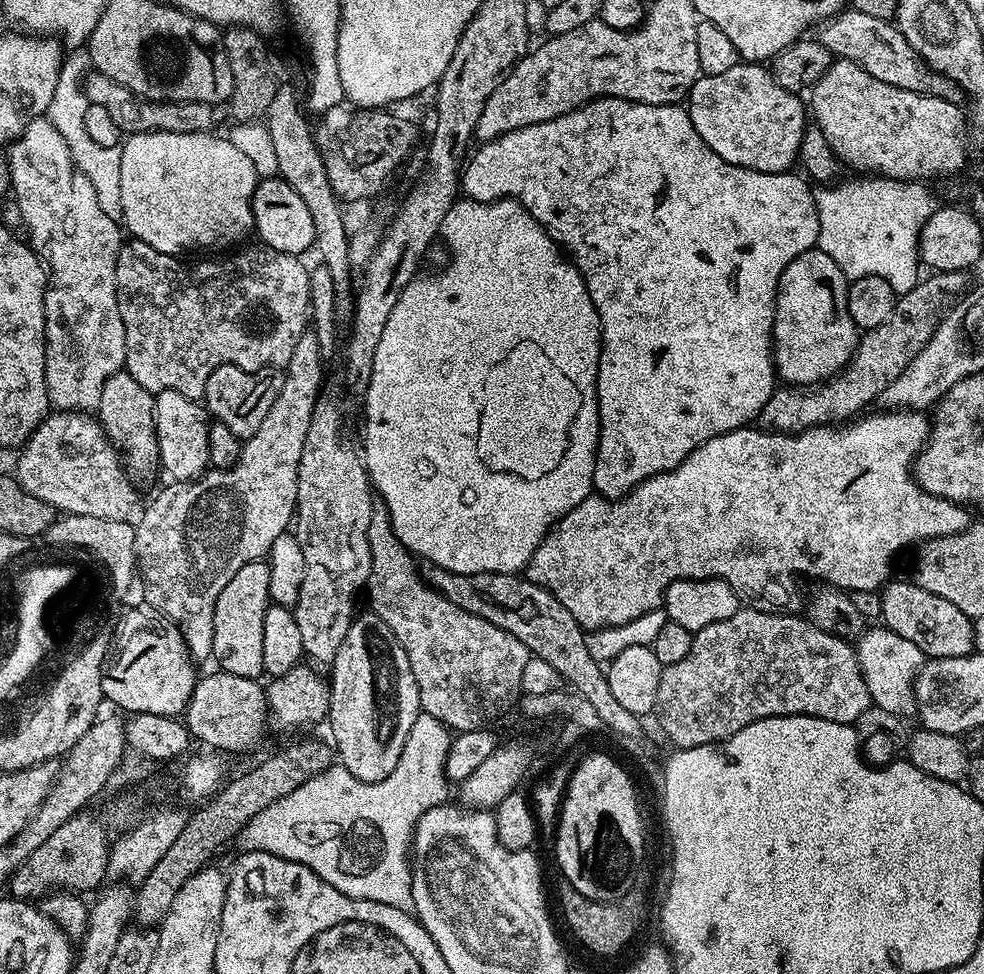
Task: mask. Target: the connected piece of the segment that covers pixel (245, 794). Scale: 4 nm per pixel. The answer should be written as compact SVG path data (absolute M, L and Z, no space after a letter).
M300 740L297 744L288 744L281 752L276 752L273 756L266 757L261 764L254 765L249 772L244 772L241 776L234 777L233 780L231 777L215 796L203 801L197 807L200 809L193 816L189 815L185 819L182 826L182 834L178 834L178 838L174 838L173 844L170 845L170 850L166 850L166 854L162 854L162 858L158 858L158 866L154 866L154 870L150 870L150 874L144 877L142 883L135 889L135 923L140 923L137 925L144 930L152 930L159 926L163 919L166 918L167 911L170 910L174 898L178 895L178 890L181 890L186 880L191 878L192 875L198 874L199 871L202 871L212 861L215 861L212 859L215 858L216 851L223 844L230 843L231 840L233 843L237 839L241 829L248 824L254 814L266 810L266 806L278 802L278 798L286 798L286 794L290 794L290 790L298 790L298 786L302 786L302 782L306 782L310 778L322 774L327 768L331 768L333 763L334 748L331 743L325 742L323 744L320 740Z

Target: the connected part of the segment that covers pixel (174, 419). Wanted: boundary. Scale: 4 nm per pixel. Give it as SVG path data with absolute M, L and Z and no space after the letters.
M162 390L154 396L154 426L158 438L159 467L164 468L169 481L194 480L204 475L209 467L210 440L208 426L210 413L201 401L191 400L178 390Z

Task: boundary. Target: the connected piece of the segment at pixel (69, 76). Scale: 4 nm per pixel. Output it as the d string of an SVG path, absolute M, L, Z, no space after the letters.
M72 60L63 65L60 70L60 81L54 90L54 98L50 98L50 106L46 113L46 118L62 134L66 140L66 146L72 155L72 161L76 163L76 168L86 178L90 178L90 186L94 186L94 194L98 194L98 206L110 218L120 220L122 214L122 158L119 147L107 148L98 146L98 142L93 142L90 134L86 134L86 122L84 115L88 109L88 98L84 95L82 87L82 77L86 68L83 68L78 61Z

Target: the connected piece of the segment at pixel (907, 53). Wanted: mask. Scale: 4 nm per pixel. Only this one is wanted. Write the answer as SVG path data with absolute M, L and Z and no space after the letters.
M845 10L819 25L818 39L822 46L826 46L826 50L832 52L835 59L849 60L854 62L854 66L862 66L862 70L866 70L866 74L871 74L873 78L878 78L878 82L890 82L890 86L949 100L951 104L960 104L965 99L964 89L931 68L916 53L914 46L906 42L900 29L891 20L874 18L871 14L862 14L855 10Z

